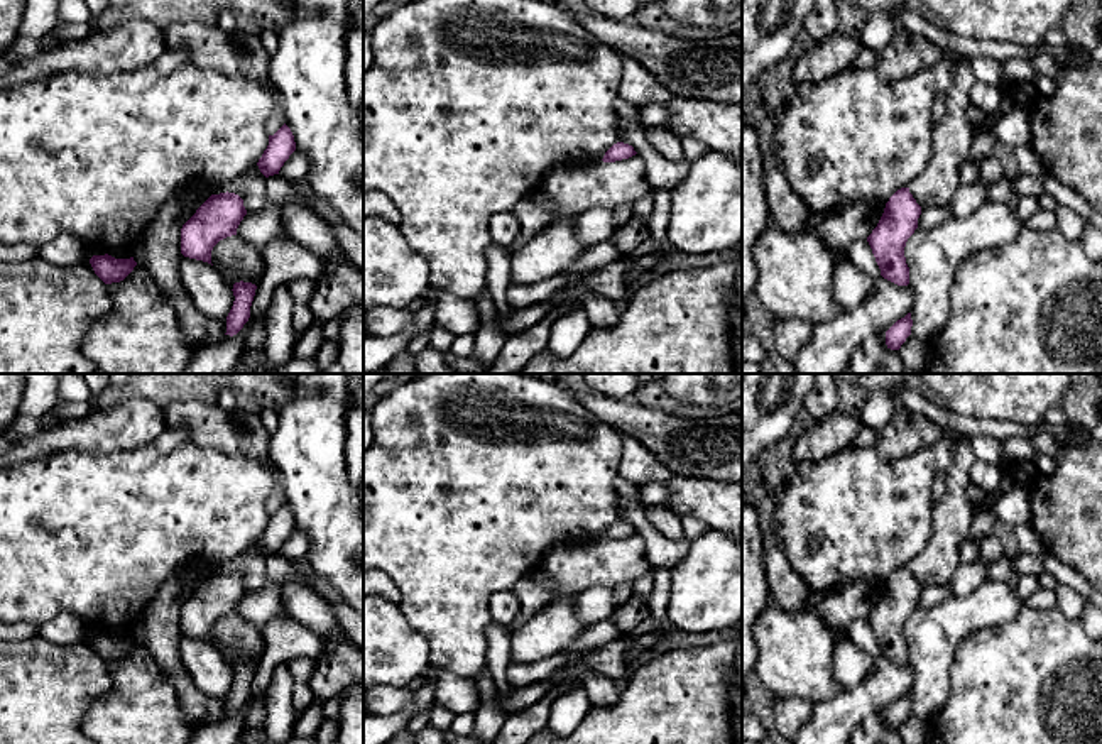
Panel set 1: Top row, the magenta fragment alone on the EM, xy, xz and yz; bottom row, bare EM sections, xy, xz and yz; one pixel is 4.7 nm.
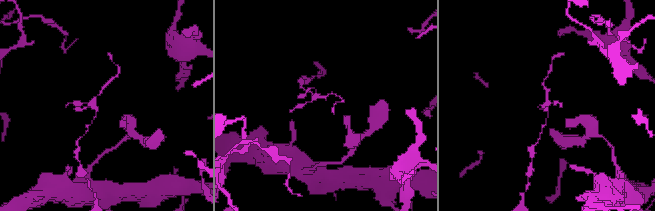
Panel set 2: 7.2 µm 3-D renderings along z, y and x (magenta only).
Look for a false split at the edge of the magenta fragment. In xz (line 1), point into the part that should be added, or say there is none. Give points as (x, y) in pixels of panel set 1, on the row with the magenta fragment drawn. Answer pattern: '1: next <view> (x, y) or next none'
1: next none

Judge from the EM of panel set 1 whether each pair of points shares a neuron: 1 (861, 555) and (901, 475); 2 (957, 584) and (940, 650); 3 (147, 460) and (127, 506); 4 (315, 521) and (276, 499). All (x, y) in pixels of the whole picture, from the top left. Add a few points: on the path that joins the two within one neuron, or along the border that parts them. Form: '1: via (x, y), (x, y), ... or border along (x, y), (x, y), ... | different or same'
1: via (861, 535), (861, 528), (891, 496) | same
2: border along (986, 579), (965, 596), (952, 596) | different
3: via (144, 472), (139, 494) | same
4: border along (278, 487), (284, 501) | different

